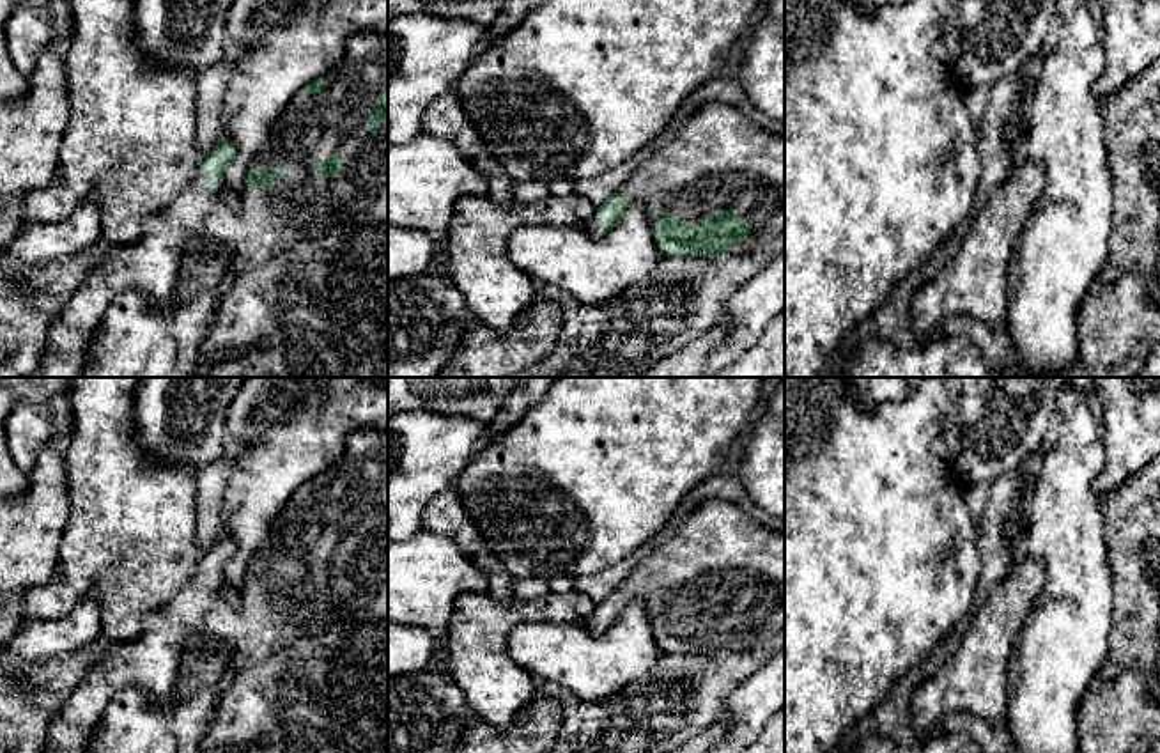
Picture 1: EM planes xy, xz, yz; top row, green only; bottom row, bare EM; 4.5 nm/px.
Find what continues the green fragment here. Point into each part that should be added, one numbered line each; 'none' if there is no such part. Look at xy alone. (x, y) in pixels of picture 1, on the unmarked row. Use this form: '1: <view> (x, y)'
1: xy (298, 603)

